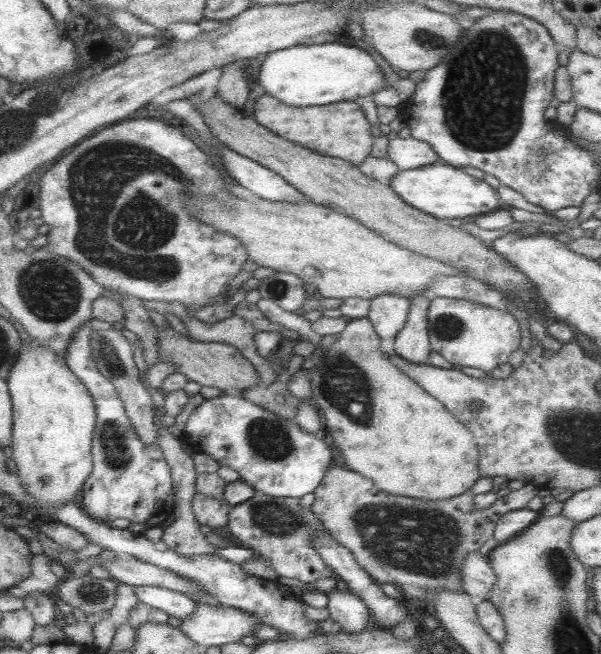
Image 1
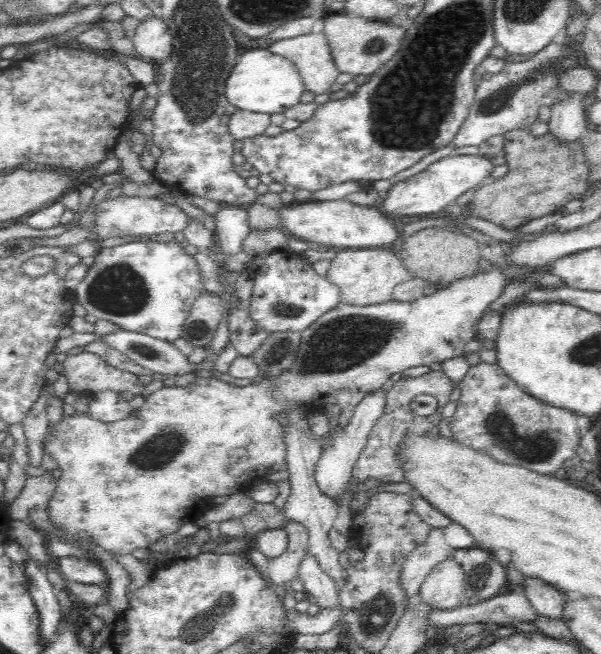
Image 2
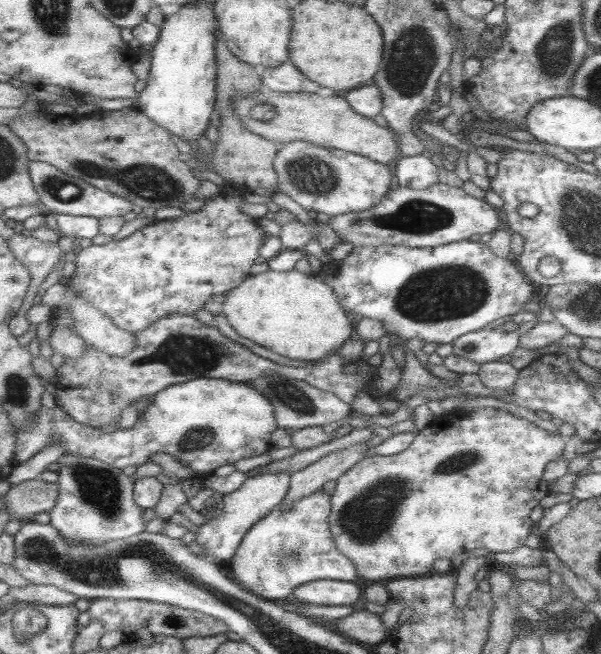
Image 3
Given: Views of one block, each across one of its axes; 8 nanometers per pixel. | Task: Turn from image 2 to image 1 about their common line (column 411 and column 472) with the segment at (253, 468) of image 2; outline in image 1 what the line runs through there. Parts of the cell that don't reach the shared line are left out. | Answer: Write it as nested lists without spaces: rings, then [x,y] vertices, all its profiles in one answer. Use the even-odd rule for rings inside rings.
[[[432,297],[426,310],[430,350],[457,366],[477,368],[485,373],[495,370],[519,346],[519,324],[511,313],[465,299]]]

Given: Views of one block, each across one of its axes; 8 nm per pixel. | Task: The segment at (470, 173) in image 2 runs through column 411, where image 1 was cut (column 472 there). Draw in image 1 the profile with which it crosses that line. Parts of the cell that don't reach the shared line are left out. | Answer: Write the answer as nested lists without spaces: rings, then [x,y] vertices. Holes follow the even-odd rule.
[[[441,162],[411,170],[398,170],[395,176],[389,179],[388,185],[390,190],[407,206],[413,206],[415,210],[425,212],[437,220],[482,215],[500,208],[502,204],[495,189],[485,181],[475,179],[462,172],[461,169]]]

